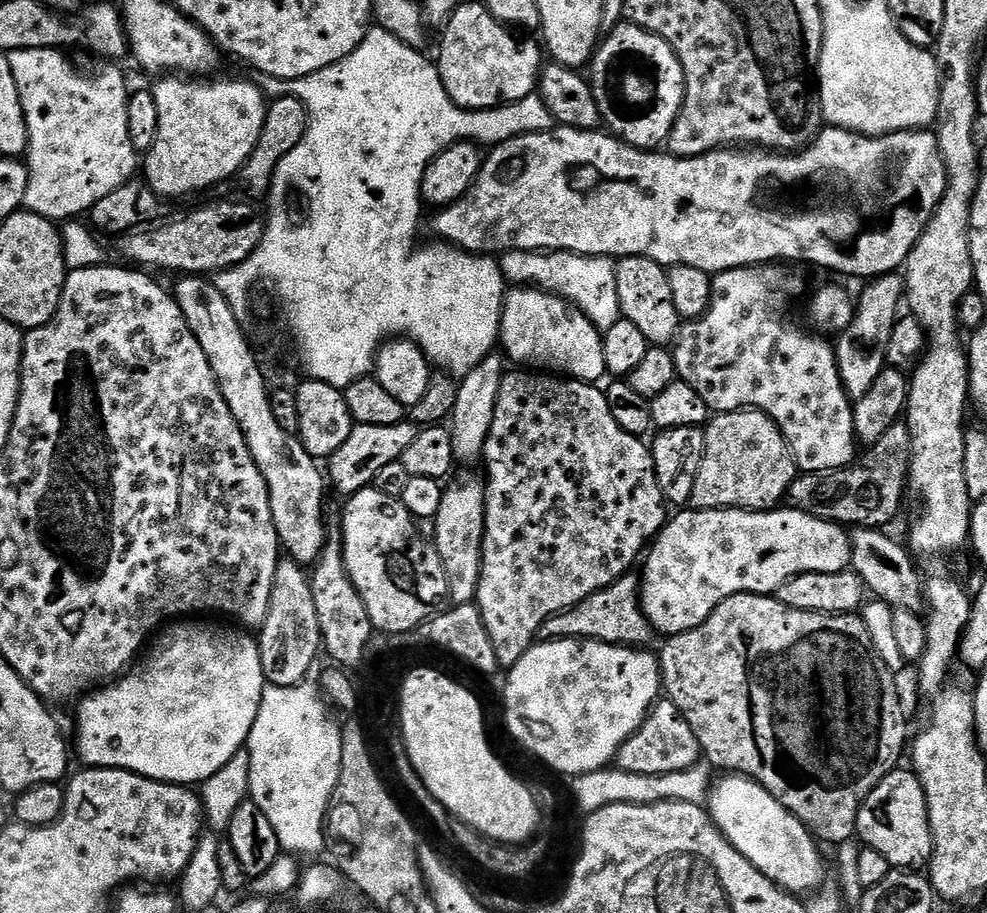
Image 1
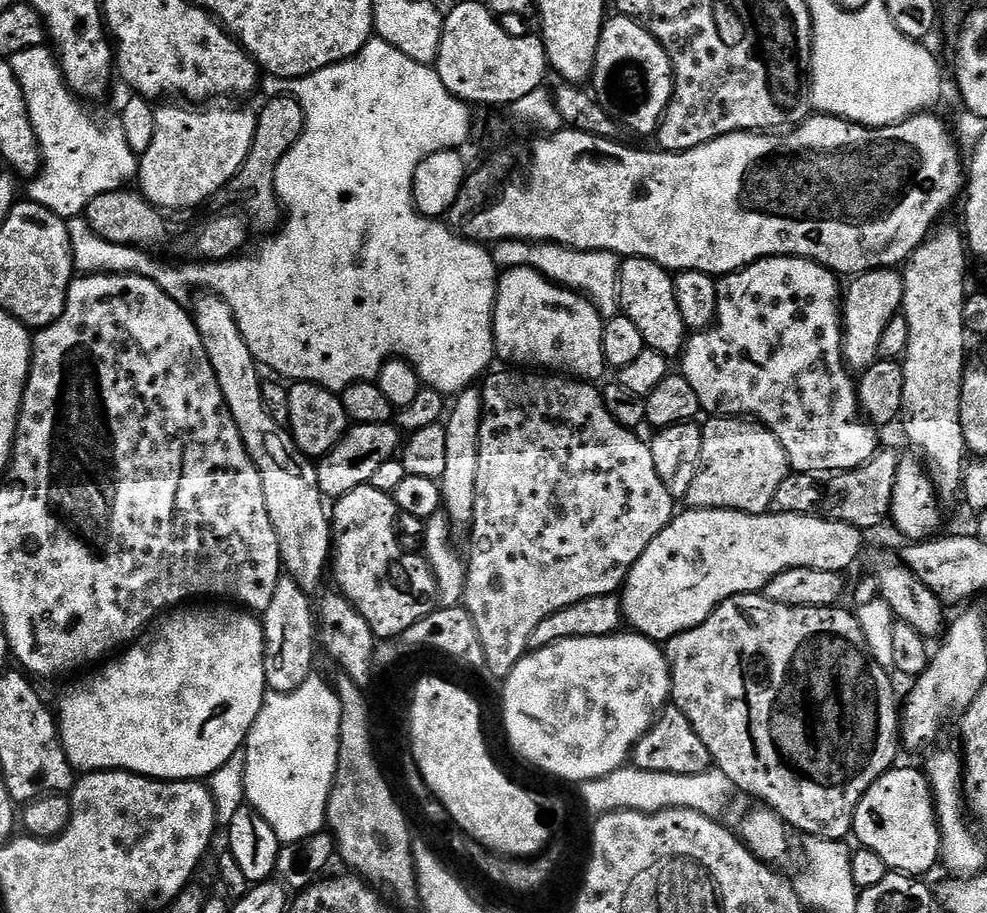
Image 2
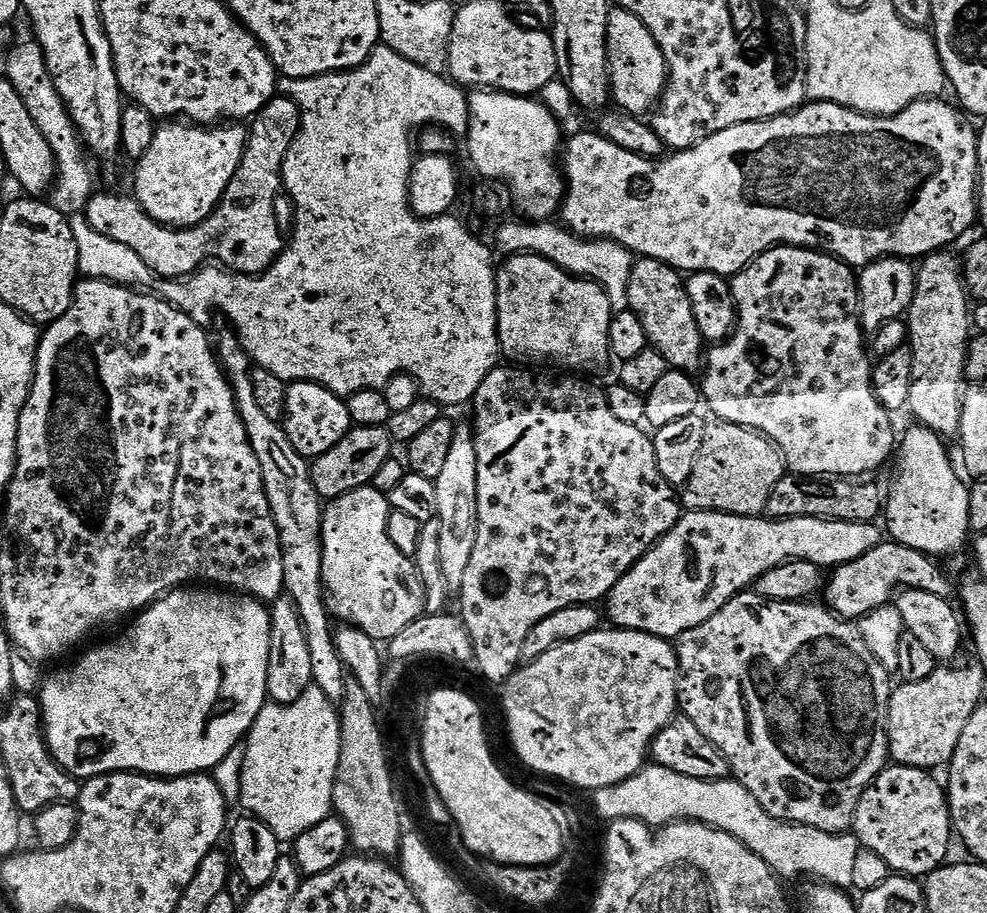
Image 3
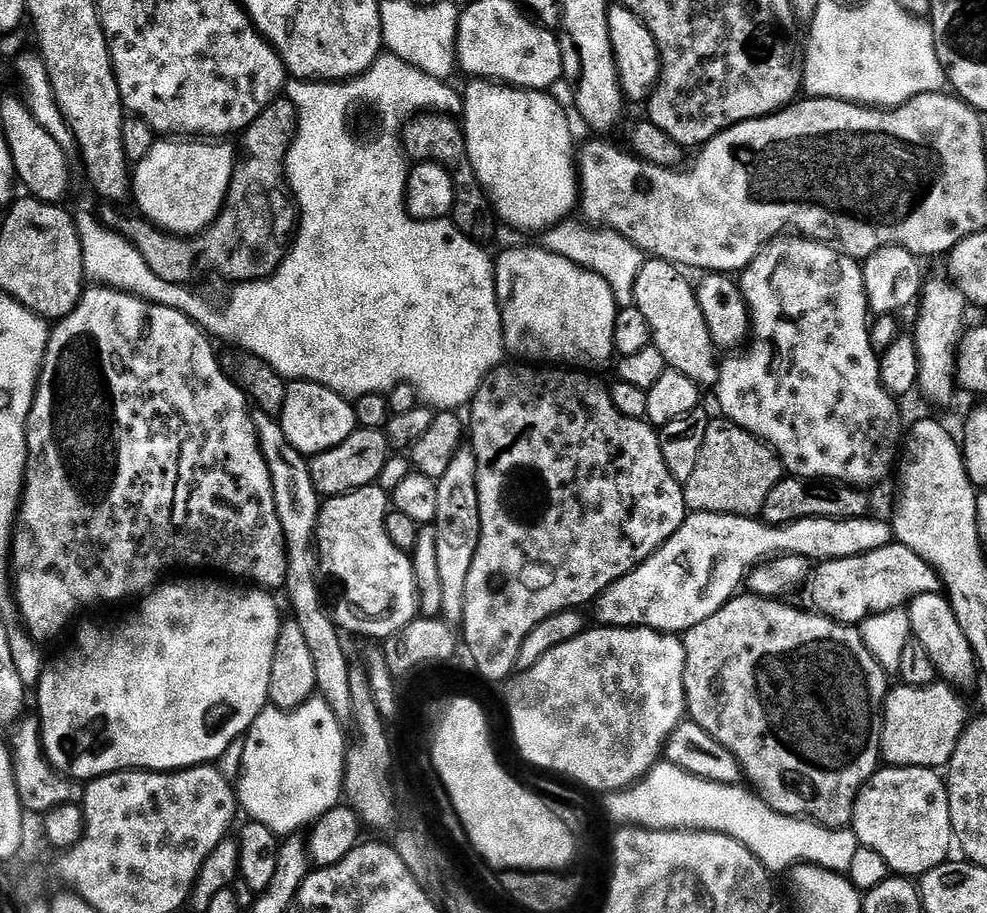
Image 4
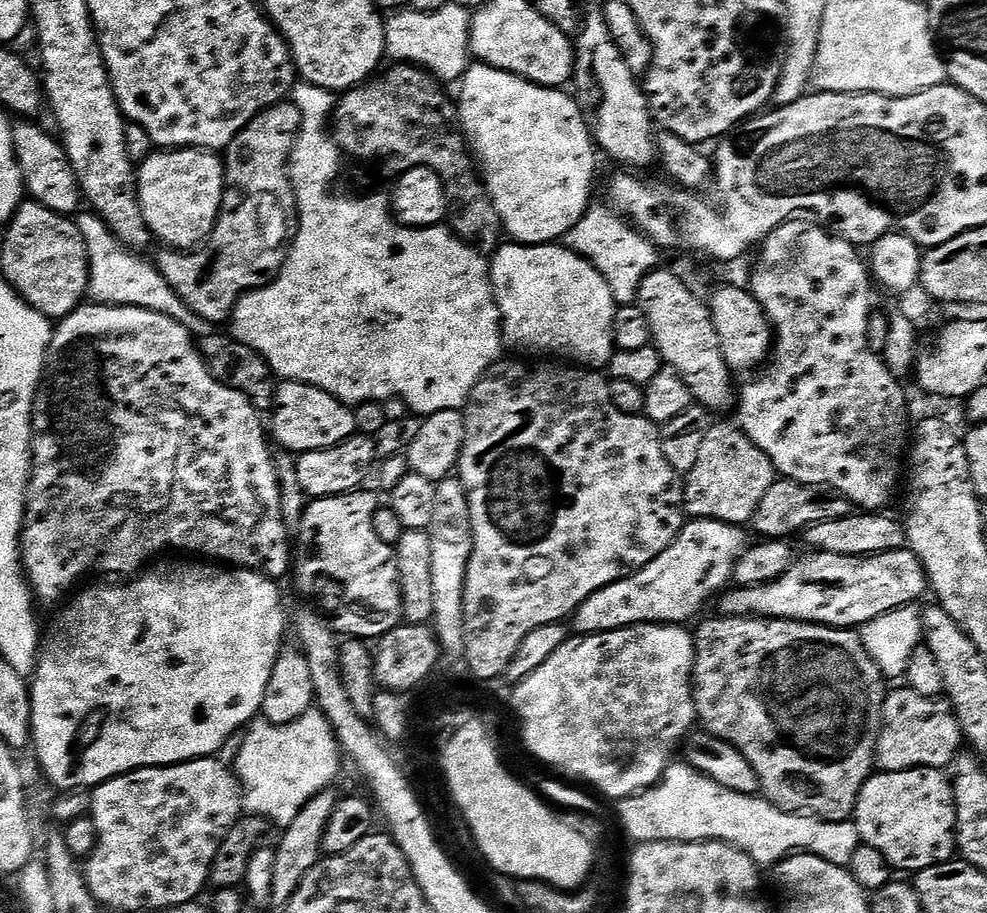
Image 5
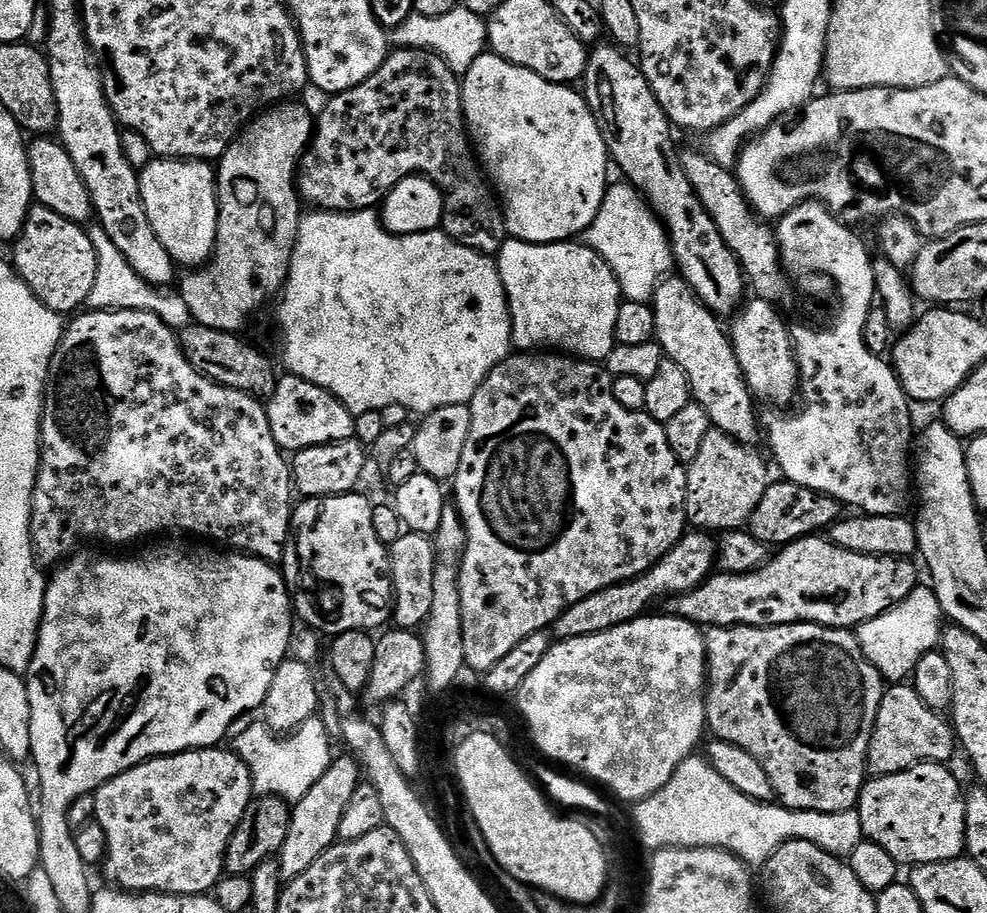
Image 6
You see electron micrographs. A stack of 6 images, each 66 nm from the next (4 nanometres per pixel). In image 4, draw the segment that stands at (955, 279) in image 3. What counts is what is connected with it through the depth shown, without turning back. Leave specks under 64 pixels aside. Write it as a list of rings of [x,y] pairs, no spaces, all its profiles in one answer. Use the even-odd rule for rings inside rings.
[[[929,279],[925,283],[918,301],[920,313],[916,316],[914,337],[917,346],[917,358],[920,363],[919,391],[936,400],[944,400],[954,389],[956,371],[956,349],[962,333],[965,331],[964,311],[970,308],[964,295],[945,279]]]

